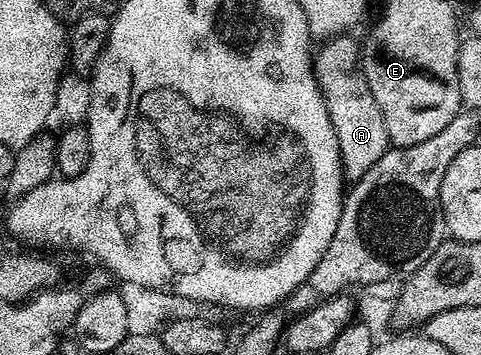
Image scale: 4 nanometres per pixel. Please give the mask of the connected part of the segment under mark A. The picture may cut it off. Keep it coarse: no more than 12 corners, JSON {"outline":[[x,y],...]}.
{"outline":[[325,39],[312,73],[338,134],[344,179],[388,151],[361,41]]}

